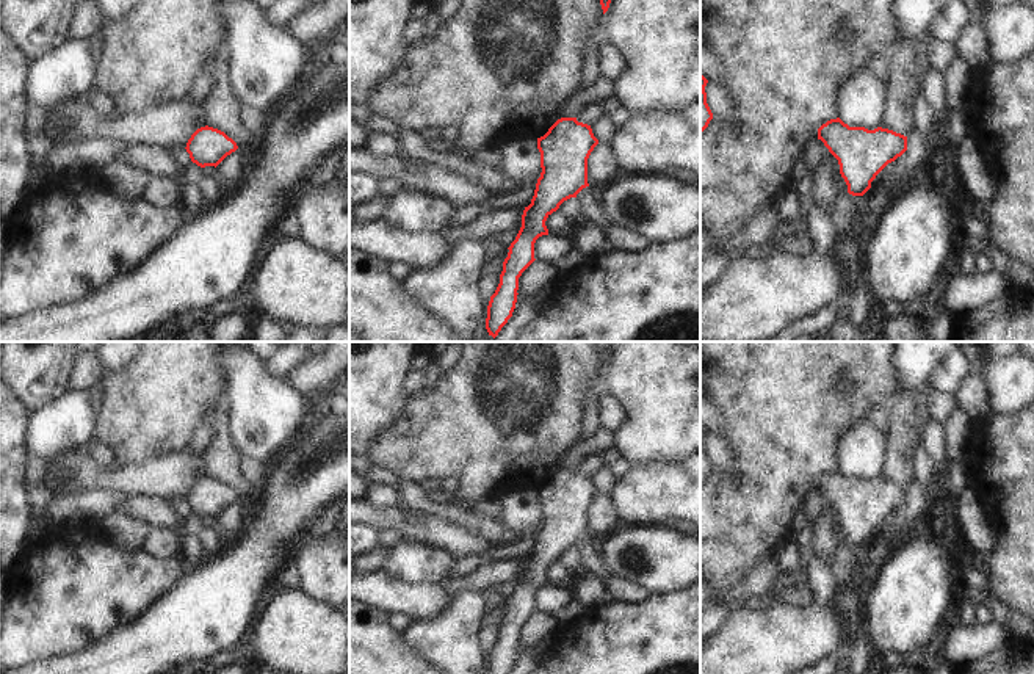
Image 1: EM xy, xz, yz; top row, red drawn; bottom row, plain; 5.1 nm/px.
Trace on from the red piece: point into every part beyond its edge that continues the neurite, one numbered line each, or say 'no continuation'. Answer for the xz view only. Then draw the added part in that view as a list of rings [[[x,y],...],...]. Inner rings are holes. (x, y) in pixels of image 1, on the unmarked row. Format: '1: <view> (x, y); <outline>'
1: xz (591, 560); [[[586,538],[577,545],[577,550],[580,552],[581,556],[580,567],[605,580],[608,577],[613,577],[613,572],[609,572],[602,561],[595,541]]]

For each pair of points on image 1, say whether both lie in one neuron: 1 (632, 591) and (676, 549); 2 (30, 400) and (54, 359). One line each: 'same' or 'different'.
1: different
2: same

